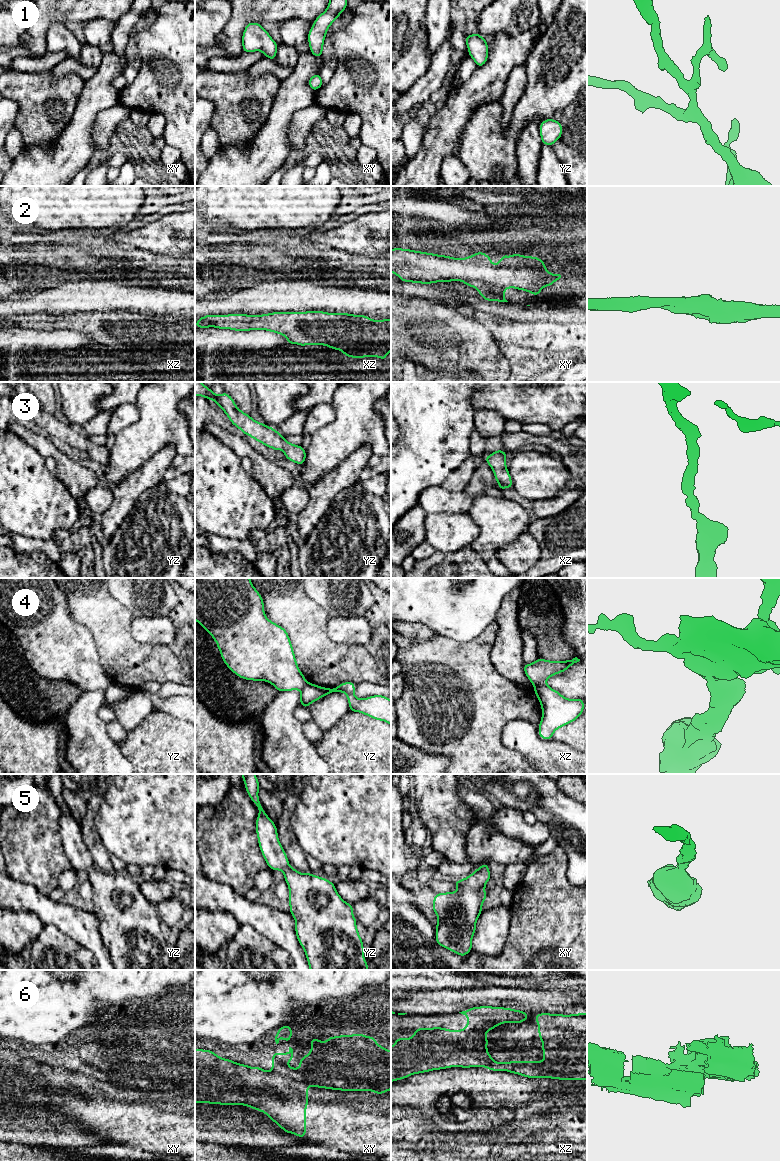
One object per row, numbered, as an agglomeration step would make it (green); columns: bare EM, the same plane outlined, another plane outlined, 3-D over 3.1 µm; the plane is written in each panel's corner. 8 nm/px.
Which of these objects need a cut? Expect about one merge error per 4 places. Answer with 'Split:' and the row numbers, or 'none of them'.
Split: 4, 6

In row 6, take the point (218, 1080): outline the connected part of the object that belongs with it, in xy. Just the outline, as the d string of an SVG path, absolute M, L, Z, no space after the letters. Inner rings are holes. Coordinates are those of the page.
M195 1049L195 1103L251 1107L267 1114L285 1133L306 1137L307 1084L274 1071L219 1057L211 1050Z

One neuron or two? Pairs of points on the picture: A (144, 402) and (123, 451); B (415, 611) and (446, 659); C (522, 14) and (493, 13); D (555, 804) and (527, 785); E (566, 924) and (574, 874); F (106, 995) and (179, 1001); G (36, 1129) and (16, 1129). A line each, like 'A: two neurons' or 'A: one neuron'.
A: one neuron
B: two neurons
C: one neuron
D: one neuron
E: two neurons
F: two neurons
G: one neuron

